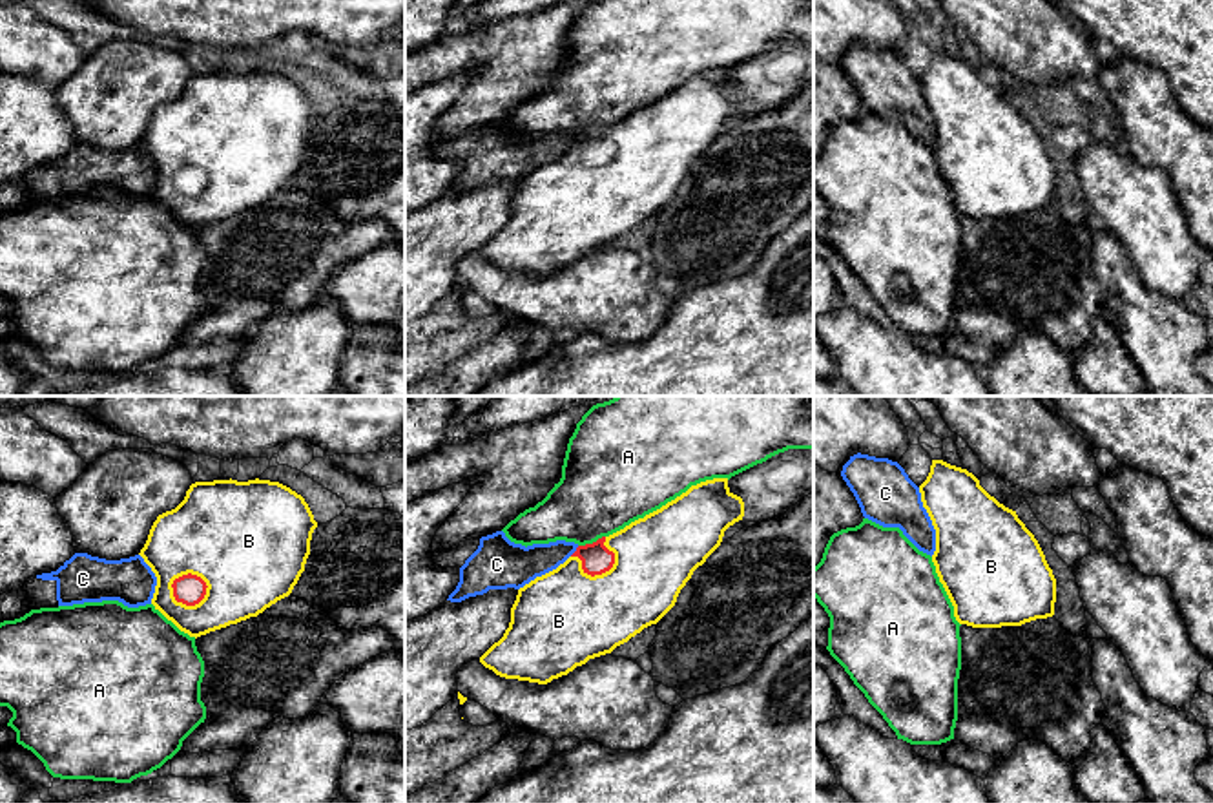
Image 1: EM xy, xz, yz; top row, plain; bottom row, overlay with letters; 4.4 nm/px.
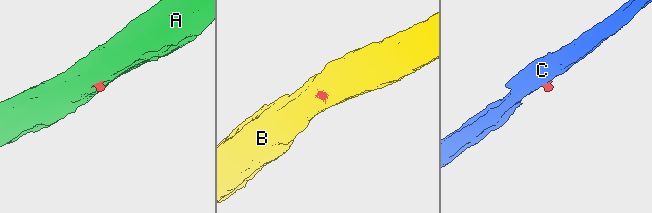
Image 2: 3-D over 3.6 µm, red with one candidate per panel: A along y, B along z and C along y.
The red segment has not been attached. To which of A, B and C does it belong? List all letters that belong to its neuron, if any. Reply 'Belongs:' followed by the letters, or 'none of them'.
Belongs: B

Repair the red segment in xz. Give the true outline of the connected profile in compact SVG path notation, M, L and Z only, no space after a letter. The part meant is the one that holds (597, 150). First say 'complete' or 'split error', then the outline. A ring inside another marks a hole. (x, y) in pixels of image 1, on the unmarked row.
split error | M713 69L620 122L578 137L556 161L518 181L509 219L480 254L505 270L547 276L589 250L611 245L675 197L693 162L742 108L744 93L730 82L728 69Z

